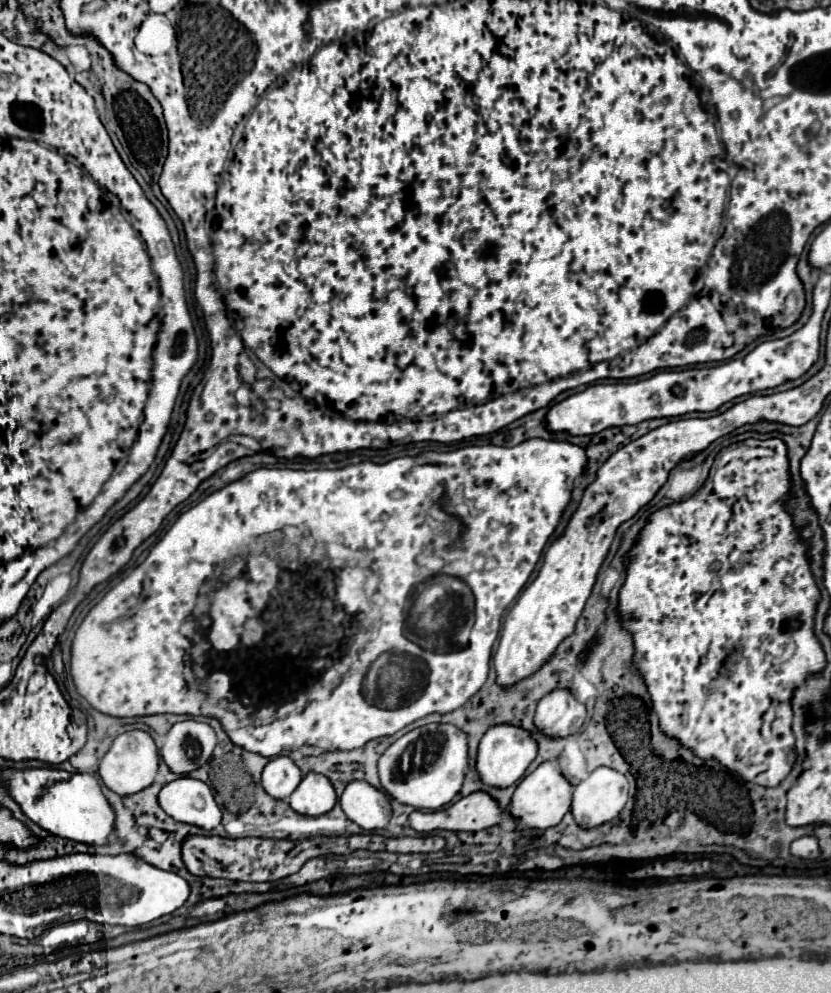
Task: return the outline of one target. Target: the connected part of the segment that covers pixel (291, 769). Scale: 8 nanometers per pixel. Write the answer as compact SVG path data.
M277 755L273 757L265 769L263 769L263 789L275 797L275 799L287 799L295 787L301 783L303 775L299 767L287 757L287 755Z

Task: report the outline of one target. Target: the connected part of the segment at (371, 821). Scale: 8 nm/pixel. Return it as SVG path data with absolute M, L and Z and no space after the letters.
M365 781L347 783L339 803L345 815L365 831L383 829L391 819L389 795Z

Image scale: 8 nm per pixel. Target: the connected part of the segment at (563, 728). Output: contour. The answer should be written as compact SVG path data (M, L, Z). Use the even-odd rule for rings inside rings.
M555 689L539 701L535 725L551 737L565 737L579 731L585 715L585 705L569 689Z

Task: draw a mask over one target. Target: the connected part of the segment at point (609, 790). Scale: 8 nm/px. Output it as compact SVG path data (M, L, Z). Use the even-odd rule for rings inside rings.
M609 767L595 769L573 791L571 813L581 827L613 821L627 803L627 779Z

